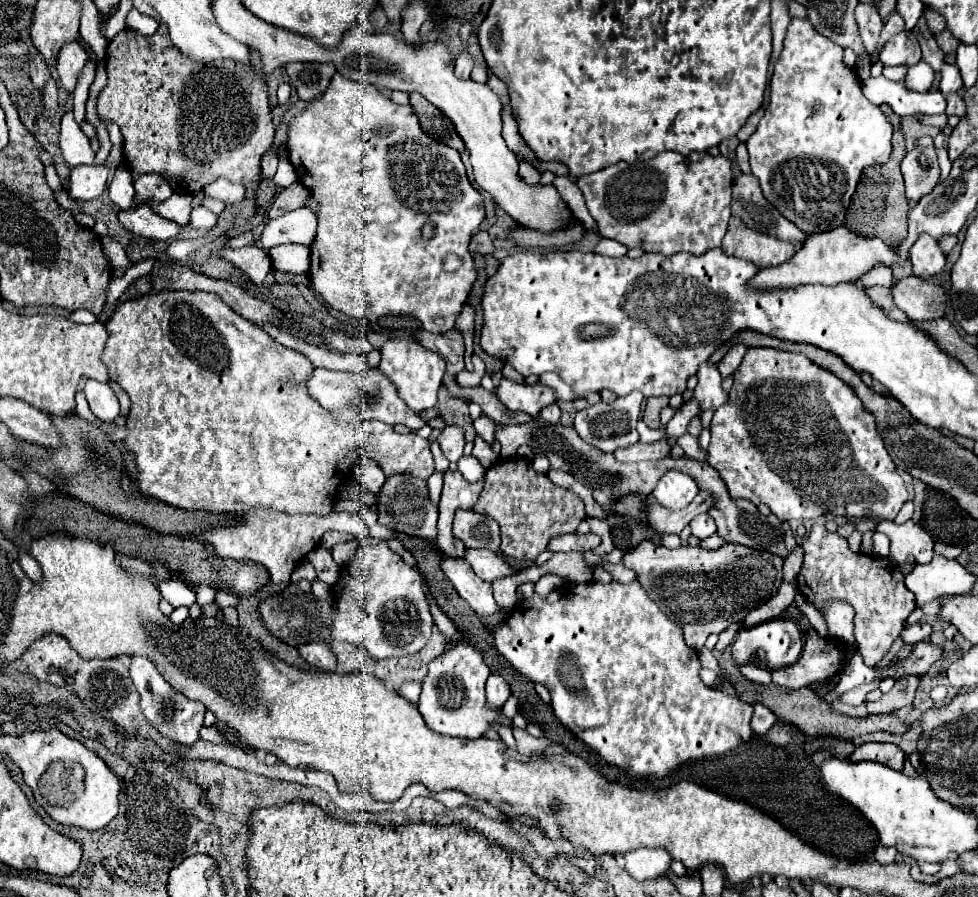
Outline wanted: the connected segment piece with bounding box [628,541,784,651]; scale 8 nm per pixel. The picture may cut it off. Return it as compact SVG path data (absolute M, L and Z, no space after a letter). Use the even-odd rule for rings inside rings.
M650 541L628 553L628 567L636 571L640 585L670 621L682 627L692 649L700 649L710 633L722 633L748 611L776 595L782 585L782 561L778 555L744 545L726 543L716 551L678 547L666 549Z

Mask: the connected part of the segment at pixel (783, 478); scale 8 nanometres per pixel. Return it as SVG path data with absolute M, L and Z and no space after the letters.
M750 347L746 351L740 367L734 373L734 385L730 389L728 405L714 411L710 431L712 431L712 439L710 439L710 447L708 447L708 463L720 473L732 499L742 497L742 499L752 501L754 505L766 503L770 507L770 511L774 515L778 515L780 521L816 519L826 513L844 515L844 517L860 517L860 519L894 519L898 509L902 507L902 503L908 499L906 485L904 485L902 477L898 475L896 465L892 463L892 459L884 447L884 441L880 439L880 435L876 431L876 421L872 419L872 413L864 411L860 399L850 391L850 387L842 379L838 379L830 371L824 371L822 367L816 367L816 363L812 363L810 359L806 359L800 353L784 353L784 351L768 349L768 347Z

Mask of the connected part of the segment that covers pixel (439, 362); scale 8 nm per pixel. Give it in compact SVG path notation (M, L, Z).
M386 341L380 347L380 353L380 371L394 383L398 397L414 411L432 409L436 405L436 385L440 385L445 373L445 360L432 351L418 347L414 341Z

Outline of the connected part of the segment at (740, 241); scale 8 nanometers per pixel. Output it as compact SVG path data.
M732 215L722 245L732 245L732 247L724 247L726 255L746 259L756 267L766 269L788 261L804 243L790 243L756 233L750 227L746 227L740 217Z

